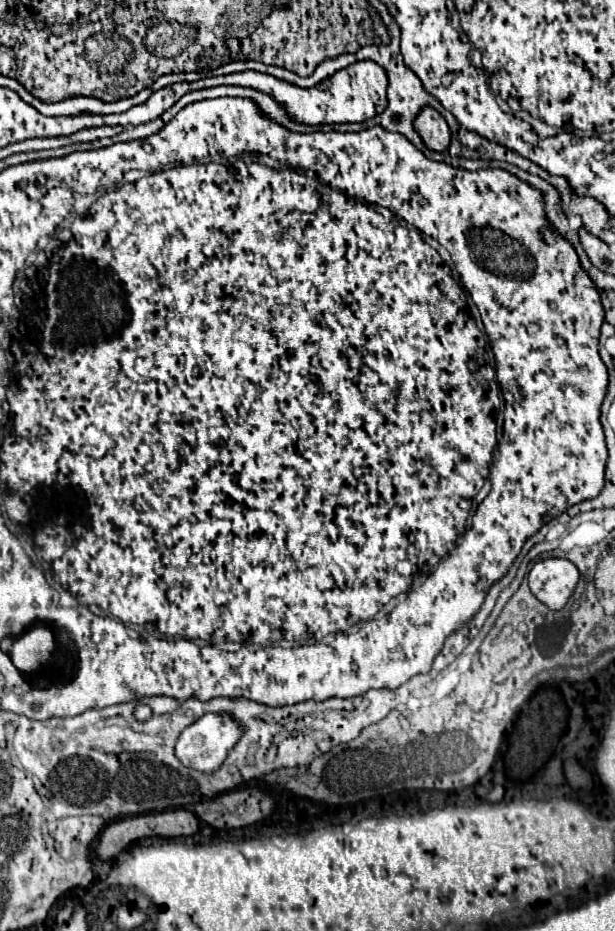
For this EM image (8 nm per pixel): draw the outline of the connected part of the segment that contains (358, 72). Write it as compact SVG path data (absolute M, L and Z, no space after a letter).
M355 61L353 65L339 69L333 75L331 87L327 91L319 87L297 87L289 81L277 79L267 73L257 73L257 71L243 71L243 73L231 73L223 77L209 77L209 79L199 79L197 83L189 83L189 91L193 89L207 89L207 87L217 87L217 85L243 85L243 87L255 87L259 91L265 91L273 95L277 101L281 101L287 107L289 117L293 117L299 123L305 125L323 125L323 123L363 123L375 115L379 115L387 107L387 73L381 65L375 61Z

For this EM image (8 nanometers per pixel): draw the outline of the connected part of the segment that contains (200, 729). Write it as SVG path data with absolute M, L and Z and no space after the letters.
M207 713L203 715L199 721L195 721L193 725L189 725L177 739L177 745L175 745L175 757L185 765L185 767L191 767L191 769L197 769L197 771L203 771L203 773L213 773L217 771L227 753L231 751L231 747L237 743L241 731L237 727L237 723L227 717L227 715L213 715L213 713Z

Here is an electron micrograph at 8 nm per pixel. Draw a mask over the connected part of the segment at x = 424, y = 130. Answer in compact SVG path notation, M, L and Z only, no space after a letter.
M423 107L413 121L413 127L429 149L445 151L449 147L451 133L449 133L449 127L447 127L443 115L437 109Z

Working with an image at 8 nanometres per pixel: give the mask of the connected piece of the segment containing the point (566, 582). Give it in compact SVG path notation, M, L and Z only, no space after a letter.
M567 559L539 561L529 573L531 593L549 609L559 611L573 595L581 575L579 569Z

